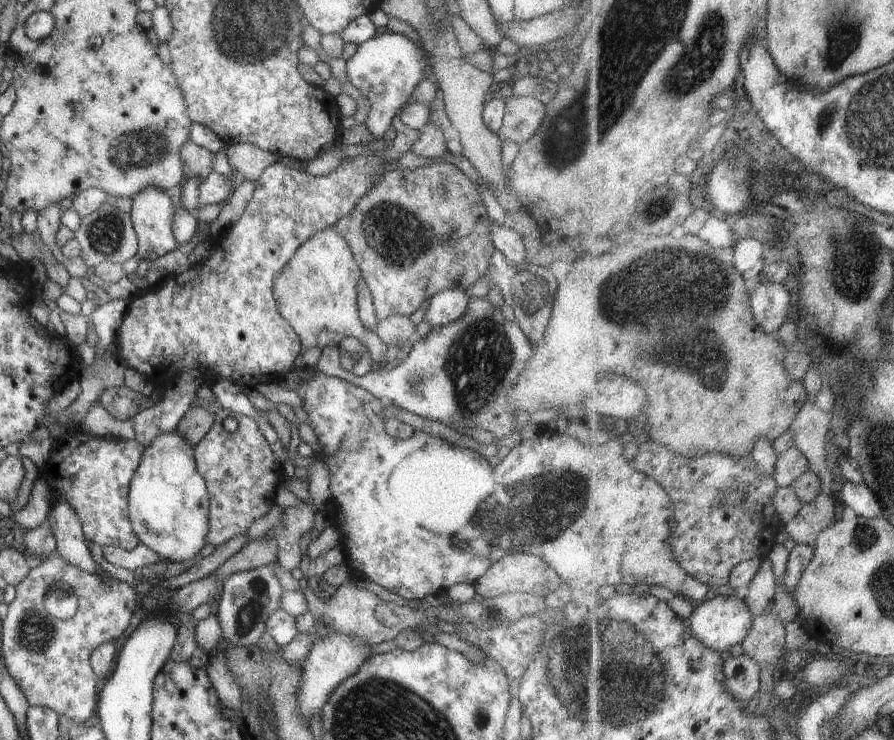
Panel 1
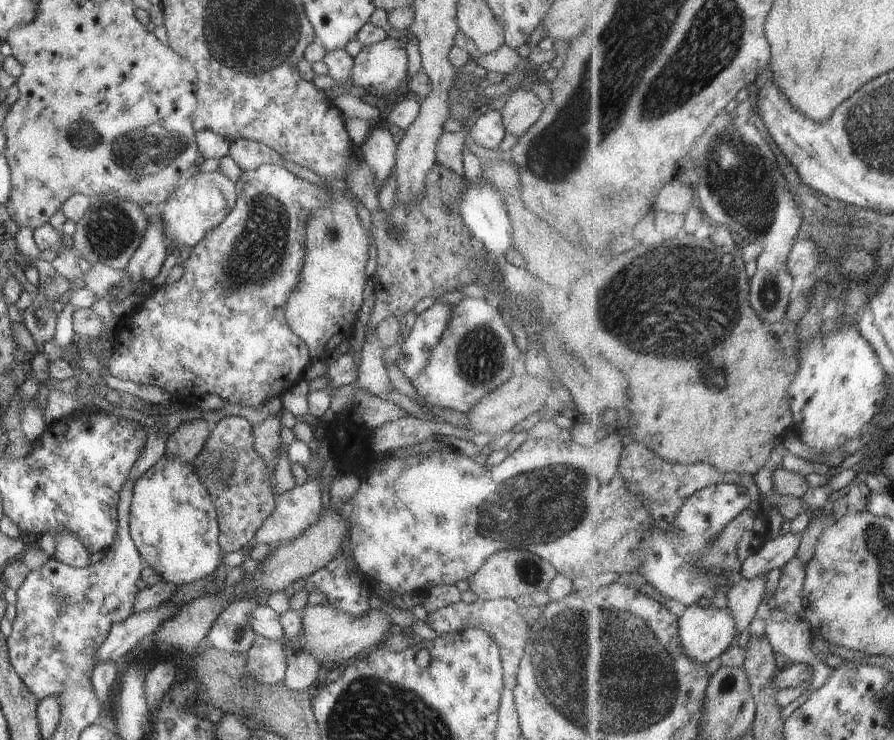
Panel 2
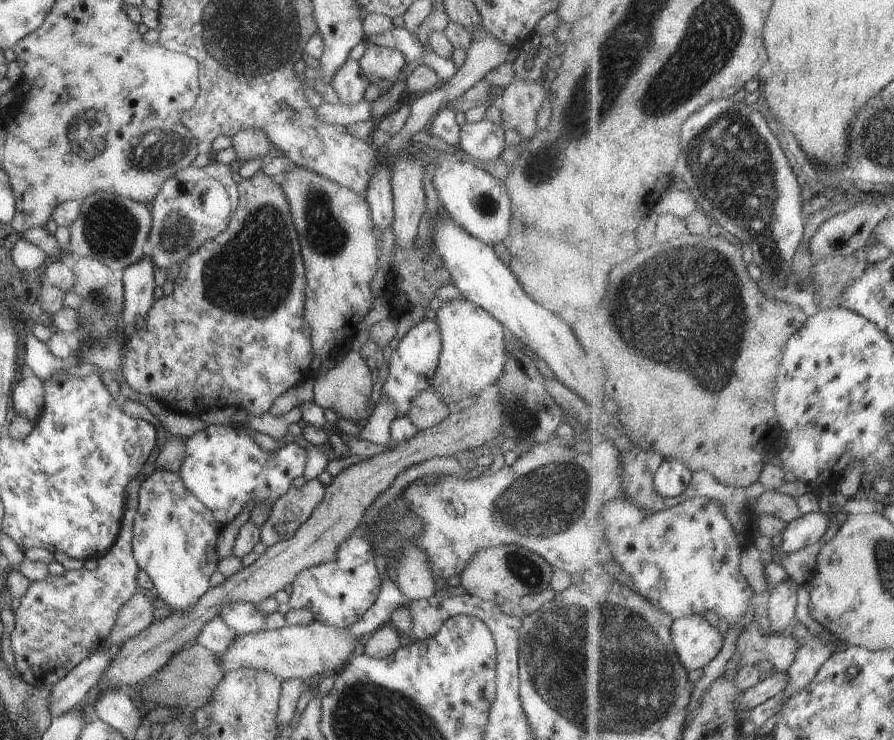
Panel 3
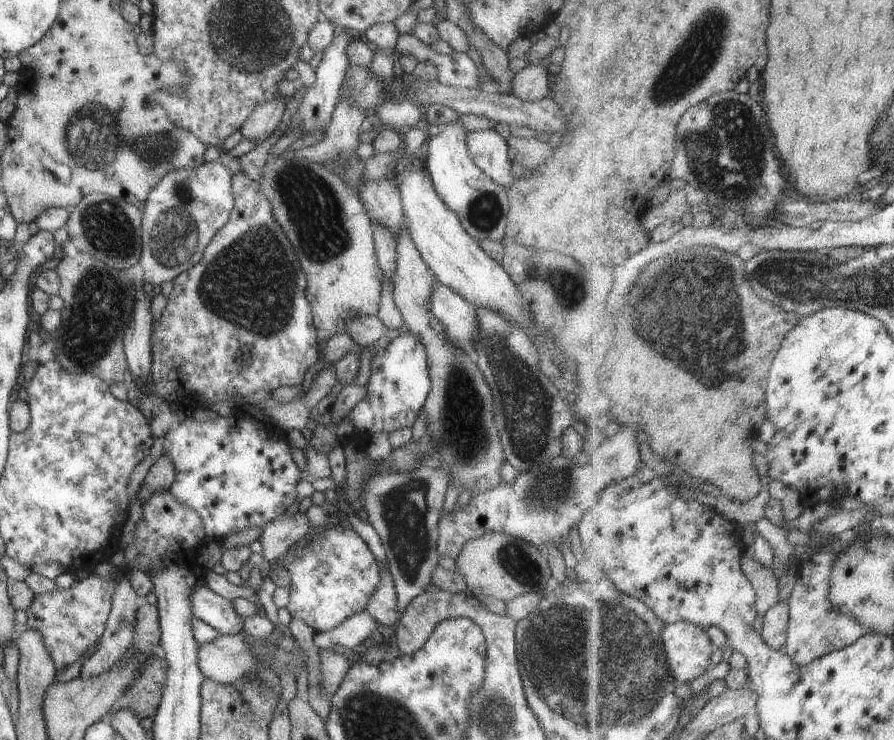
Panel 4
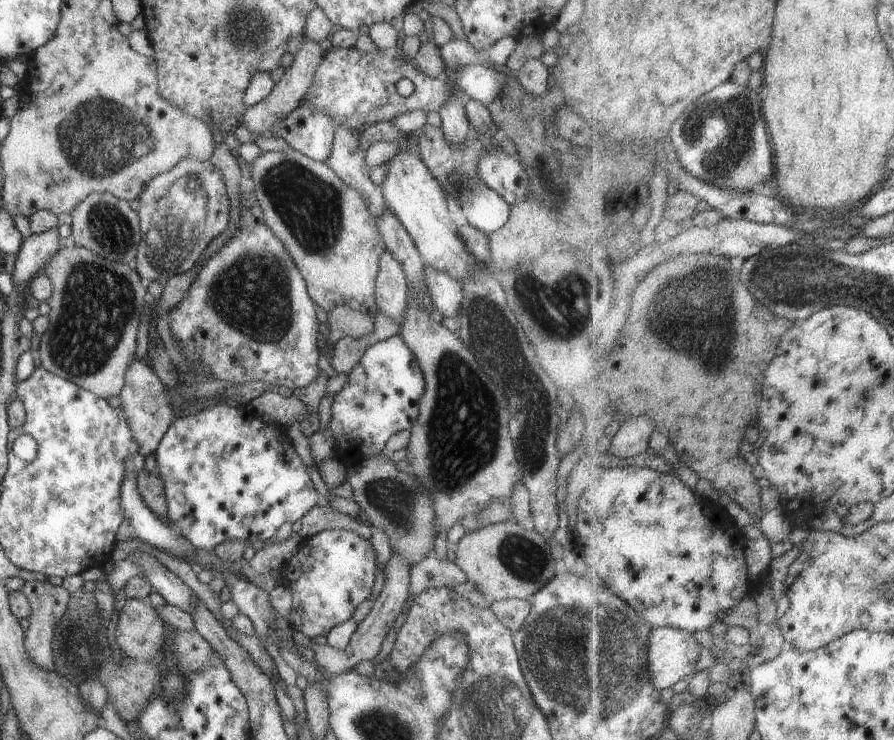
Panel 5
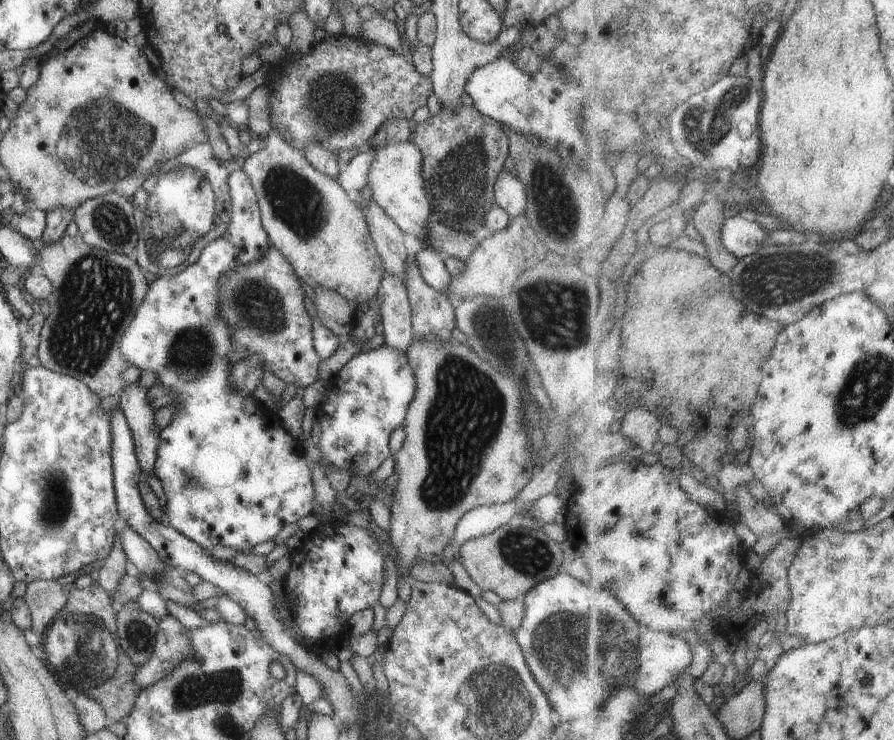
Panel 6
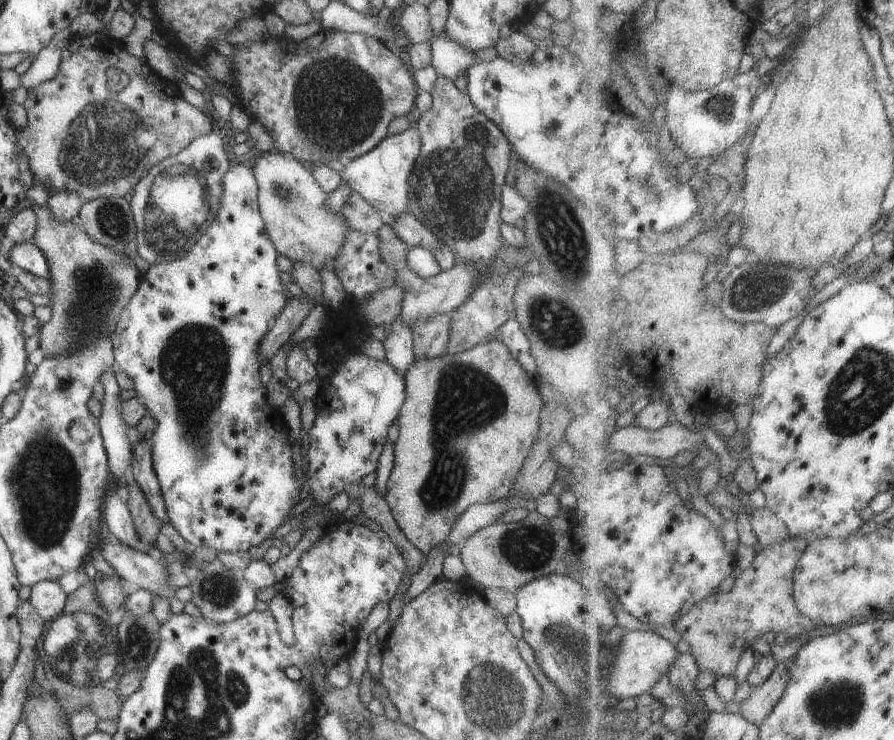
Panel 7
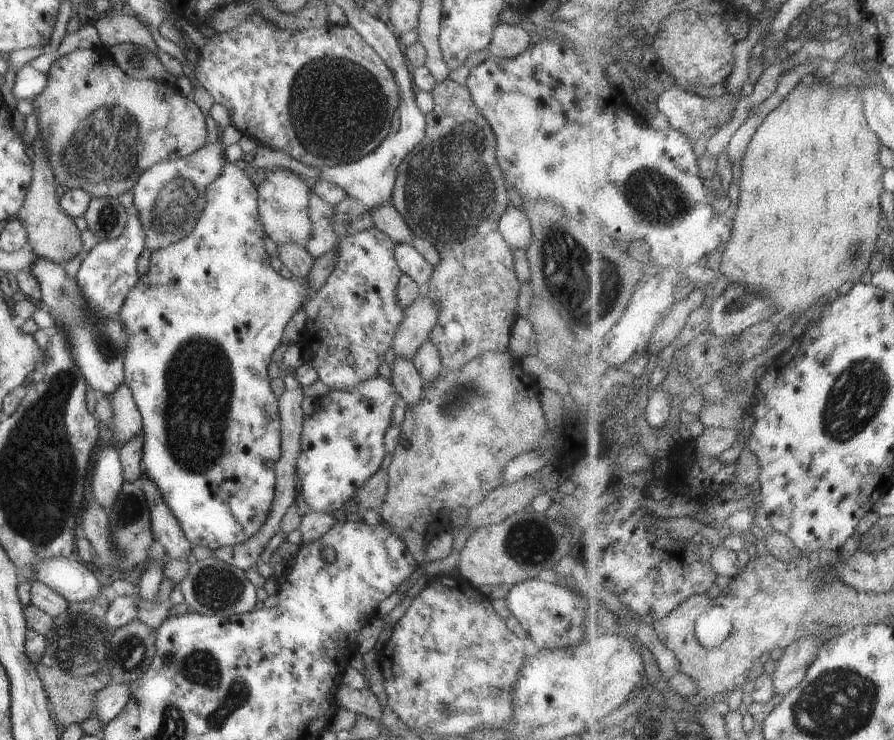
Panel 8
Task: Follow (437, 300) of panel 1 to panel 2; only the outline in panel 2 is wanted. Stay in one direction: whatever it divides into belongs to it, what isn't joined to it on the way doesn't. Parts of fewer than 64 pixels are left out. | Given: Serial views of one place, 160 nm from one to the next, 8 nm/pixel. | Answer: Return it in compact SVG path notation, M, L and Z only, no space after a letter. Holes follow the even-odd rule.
M435 301L427 310L416 316L407 338L402 341L403 344L397 346L400 357L397 357L394 363L403 378L410 381L425 370L431 348L439 342L450 315L451 305Z

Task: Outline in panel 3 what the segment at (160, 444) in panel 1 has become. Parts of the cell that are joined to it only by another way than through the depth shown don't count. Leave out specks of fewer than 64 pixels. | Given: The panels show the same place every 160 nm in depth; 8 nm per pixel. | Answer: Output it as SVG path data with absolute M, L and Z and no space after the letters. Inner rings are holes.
M155 468L138 486L136 511L132 520L132 553L138 568L145 570L151 579L153 593L164 600L173 611L186 611L208 589L210 574L218 561L215 551L220 525L211 511L189 493L180 481L177 471Z

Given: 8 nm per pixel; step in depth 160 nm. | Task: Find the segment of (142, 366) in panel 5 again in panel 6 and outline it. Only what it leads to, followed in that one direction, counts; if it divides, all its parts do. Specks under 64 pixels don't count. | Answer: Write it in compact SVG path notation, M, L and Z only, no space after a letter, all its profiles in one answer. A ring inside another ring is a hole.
M138 383L122 389L118 406L125 416L134 445L134 454L143 476L154 476L154 461L160 430L154 426L154 409L149 406L147 391Z

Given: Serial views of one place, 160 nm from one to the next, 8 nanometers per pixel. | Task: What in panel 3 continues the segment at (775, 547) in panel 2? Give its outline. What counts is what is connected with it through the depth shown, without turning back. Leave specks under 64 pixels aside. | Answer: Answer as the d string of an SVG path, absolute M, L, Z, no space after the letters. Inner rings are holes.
M821 512L809 513L787 524L783 532L782 544L779 547L785 555L794 553L809 545L817 544L829 528L832 516Z

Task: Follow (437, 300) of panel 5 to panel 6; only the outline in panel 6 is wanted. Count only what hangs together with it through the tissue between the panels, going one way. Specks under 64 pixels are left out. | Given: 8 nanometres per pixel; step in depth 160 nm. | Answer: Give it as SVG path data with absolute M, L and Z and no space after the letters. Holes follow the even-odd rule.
M424 247L413 254L413 262L423 282L443 295L447 292L450 278L444 266L444 258L444 254Z

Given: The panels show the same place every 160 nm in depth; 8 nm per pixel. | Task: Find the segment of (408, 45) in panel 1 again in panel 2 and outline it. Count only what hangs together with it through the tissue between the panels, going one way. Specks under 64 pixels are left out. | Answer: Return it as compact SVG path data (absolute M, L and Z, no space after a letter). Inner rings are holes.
M387 37L375 44L363 45L359 53L353 57L351 85L359 92L373 97L393 94L405 82L407 66L407 54L403 39L393 40ZM373 128L367 140L358 147L361 160L371 170L373 184L378 189L383 186L394 166L395 148L390 129L385 128Z

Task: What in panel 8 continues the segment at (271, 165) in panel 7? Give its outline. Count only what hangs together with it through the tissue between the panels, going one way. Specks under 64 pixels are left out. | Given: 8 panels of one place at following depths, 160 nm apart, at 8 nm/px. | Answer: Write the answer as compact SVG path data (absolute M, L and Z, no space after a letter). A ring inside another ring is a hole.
M275 169L273 172L266 172L265 175L266 177L256 187L258 213L264 234L276 245L295 243L305 248L306 242L310 239L310 228L312 227L307 203L313 192L294 172Z

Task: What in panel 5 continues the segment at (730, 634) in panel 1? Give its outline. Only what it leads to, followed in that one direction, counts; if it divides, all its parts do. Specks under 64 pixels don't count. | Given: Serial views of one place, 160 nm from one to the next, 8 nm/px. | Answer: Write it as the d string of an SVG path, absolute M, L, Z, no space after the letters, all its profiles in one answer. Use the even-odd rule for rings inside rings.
M655 627L651 632L651 639L647 644L647 674L651 680L651 686L658 690L665 690L675 686L681 680L688 680L693 676L699 656L701 656L699 642L693 638L693 634L688 630L679 630L673 627Z

